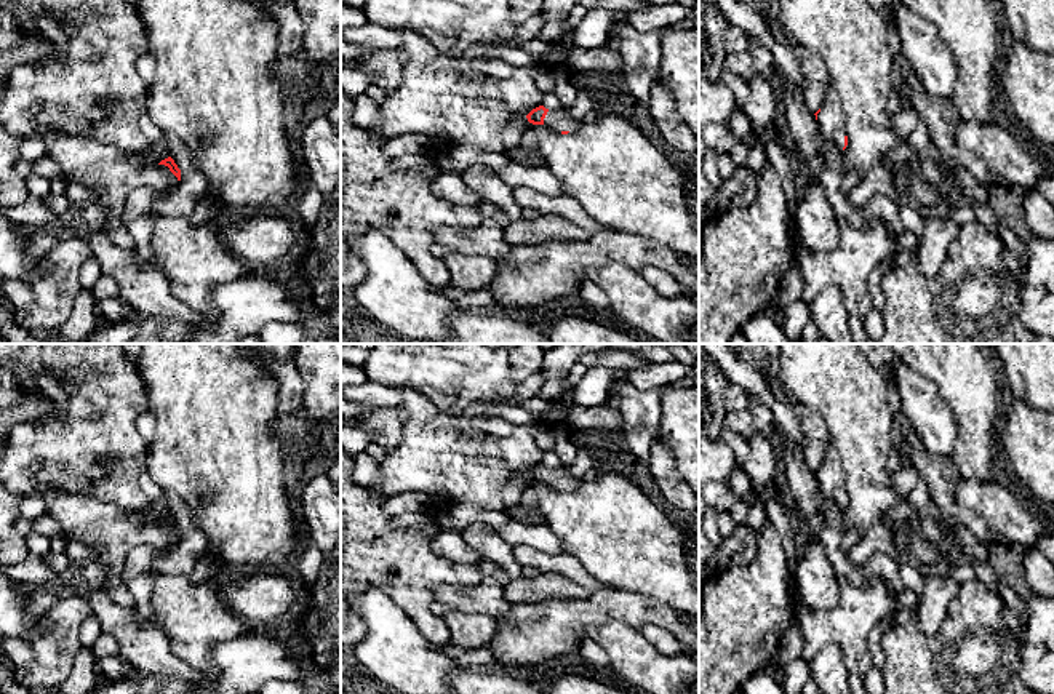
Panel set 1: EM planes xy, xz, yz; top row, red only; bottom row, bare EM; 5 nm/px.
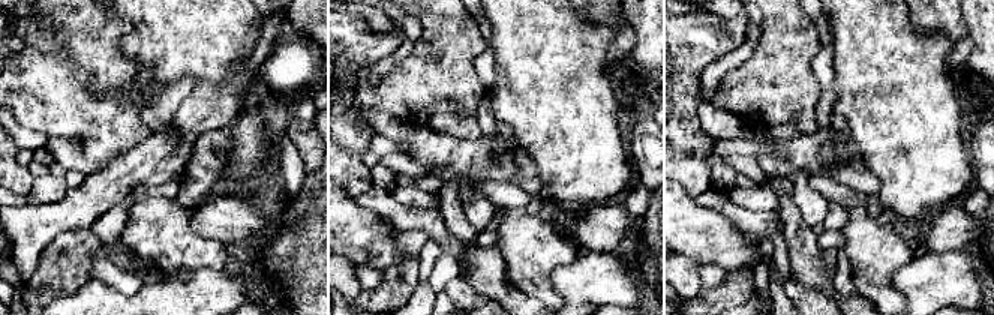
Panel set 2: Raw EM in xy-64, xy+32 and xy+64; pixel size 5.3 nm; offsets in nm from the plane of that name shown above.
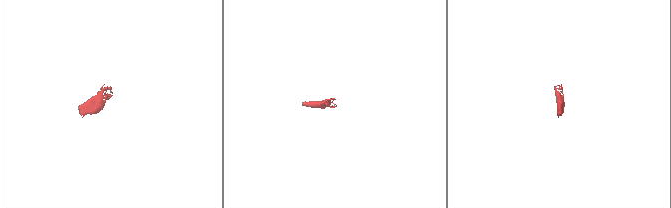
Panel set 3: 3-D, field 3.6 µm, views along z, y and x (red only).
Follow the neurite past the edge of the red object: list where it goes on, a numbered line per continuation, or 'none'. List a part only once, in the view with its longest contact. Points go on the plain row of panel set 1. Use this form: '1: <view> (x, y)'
1: yz (830, 478)

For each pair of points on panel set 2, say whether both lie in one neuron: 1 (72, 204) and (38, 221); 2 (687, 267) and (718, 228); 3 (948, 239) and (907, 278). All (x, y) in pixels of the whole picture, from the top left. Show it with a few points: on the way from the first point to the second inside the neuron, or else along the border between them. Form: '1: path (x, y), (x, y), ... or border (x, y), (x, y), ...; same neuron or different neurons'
1: path (63, 213), (47, 221); same neuron
2: border (679, 254), (690, 255), (702, 263); different neurons
3: border (919, 249), (931, 252), (960, 251); different neurons

